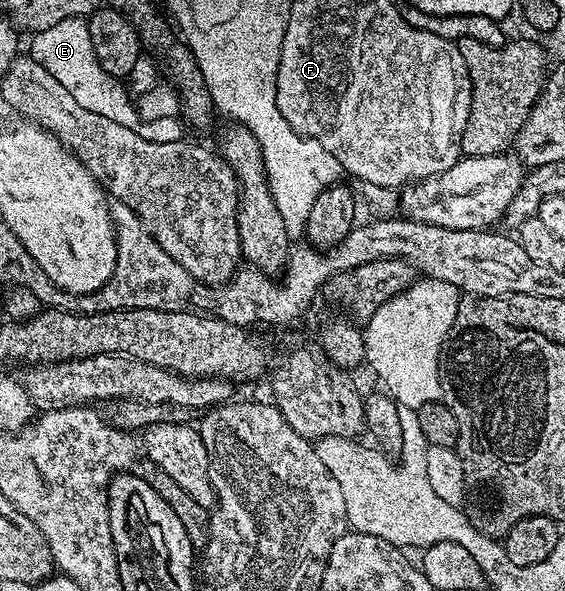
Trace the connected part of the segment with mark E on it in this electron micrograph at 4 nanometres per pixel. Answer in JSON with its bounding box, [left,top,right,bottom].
[30,17,140,130]

